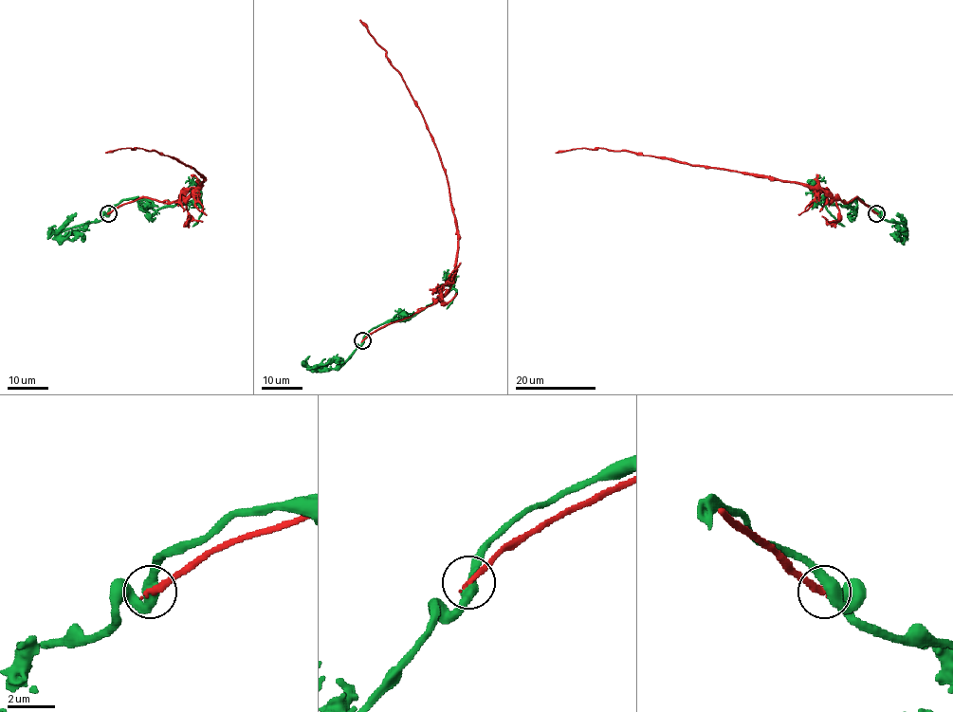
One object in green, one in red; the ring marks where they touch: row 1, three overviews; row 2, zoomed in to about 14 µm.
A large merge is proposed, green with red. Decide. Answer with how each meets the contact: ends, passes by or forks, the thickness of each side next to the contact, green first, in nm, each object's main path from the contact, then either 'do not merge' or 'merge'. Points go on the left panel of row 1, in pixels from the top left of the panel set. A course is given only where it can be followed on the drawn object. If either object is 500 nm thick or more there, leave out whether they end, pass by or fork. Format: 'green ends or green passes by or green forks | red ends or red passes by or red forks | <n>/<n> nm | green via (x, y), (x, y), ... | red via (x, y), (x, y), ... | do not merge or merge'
green passes by | red ends | 460/280 nm | green via (109, 212), (123, 199), (156, 209), (193, 202), (200, 195), (198, 186), (185, 182) | red via (108, 212), (139, 197), (166, 203), (186, 199), (203, 178), (189, 165), (155, 150), (121, 148), (105, 153) | do not merge

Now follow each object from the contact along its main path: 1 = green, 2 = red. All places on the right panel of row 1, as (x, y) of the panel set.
1: (876, 212), (859, 198), (853, 209), (826, 202), (813, 186), (821, 180), (826, 182)
2: (876, 212), (858, 197), (847, 203), (833, 199), (815, 187), (626, 150), (577, 148), (556, 153)

